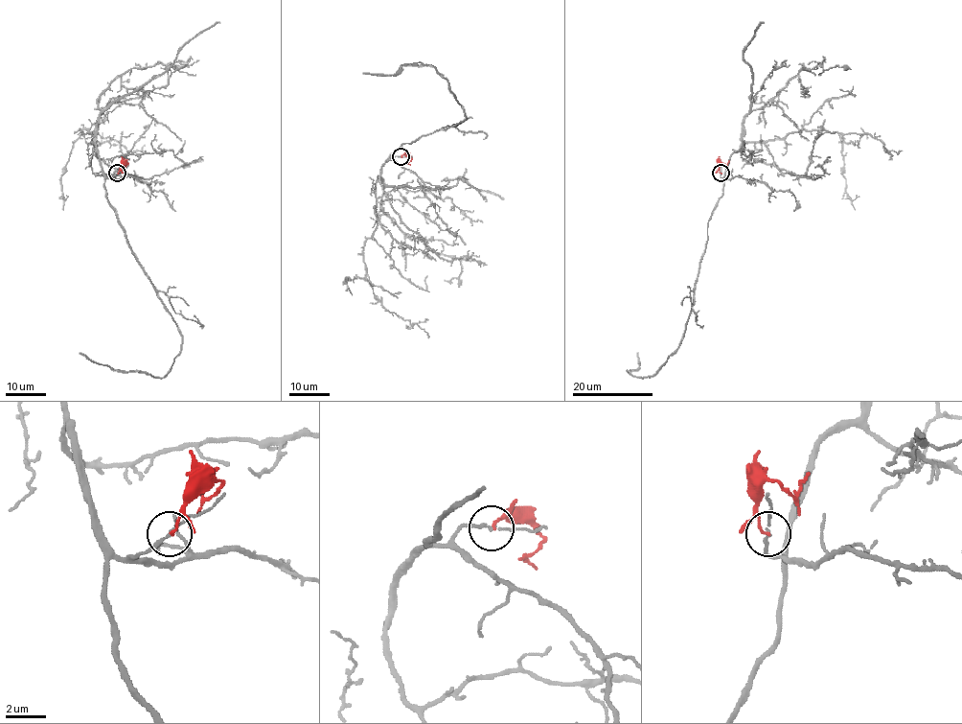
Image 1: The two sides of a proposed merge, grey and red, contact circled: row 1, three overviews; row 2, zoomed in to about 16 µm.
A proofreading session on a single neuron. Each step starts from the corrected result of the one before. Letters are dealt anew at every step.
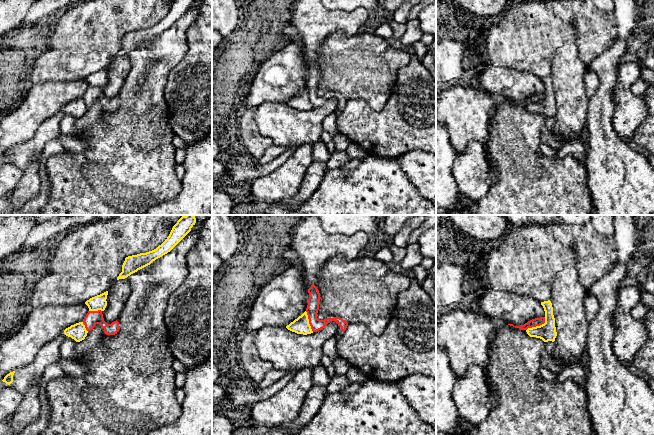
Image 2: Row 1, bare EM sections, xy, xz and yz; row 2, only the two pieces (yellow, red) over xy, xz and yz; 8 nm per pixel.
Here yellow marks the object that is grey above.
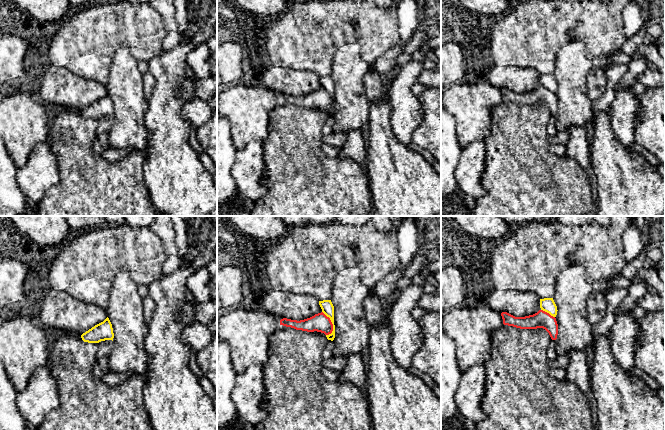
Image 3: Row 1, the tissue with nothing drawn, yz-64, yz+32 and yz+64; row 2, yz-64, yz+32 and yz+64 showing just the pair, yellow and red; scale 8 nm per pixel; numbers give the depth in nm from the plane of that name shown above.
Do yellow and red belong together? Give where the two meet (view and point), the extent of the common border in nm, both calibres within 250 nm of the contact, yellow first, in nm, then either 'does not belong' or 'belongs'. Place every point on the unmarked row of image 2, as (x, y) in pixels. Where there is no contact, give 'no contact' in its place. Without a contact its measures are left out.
yz (537, 102) | 190 nm | 140/70 nm | does not belong

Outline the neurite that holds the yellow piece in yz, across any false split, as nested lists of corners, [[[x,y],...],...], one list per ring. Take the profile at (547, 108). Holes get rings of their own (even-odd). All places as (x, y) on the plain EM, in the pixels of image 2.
[[[548,76],[541,78],[541,81],[545,87],[545,99],[540,102],[528,104],[526,108],[530,113],[540,114],[544,118],[554,118],[557,112],[557,108],[555,103],[555,94],[553,91],[552,79],[550,76]]]

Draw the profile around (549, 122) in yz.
[[[552,117],[545,118],[545,123],[541,128],[541,133],[544,134],[544,133],[551,132],[554,124],[555,124],[554,118]]]

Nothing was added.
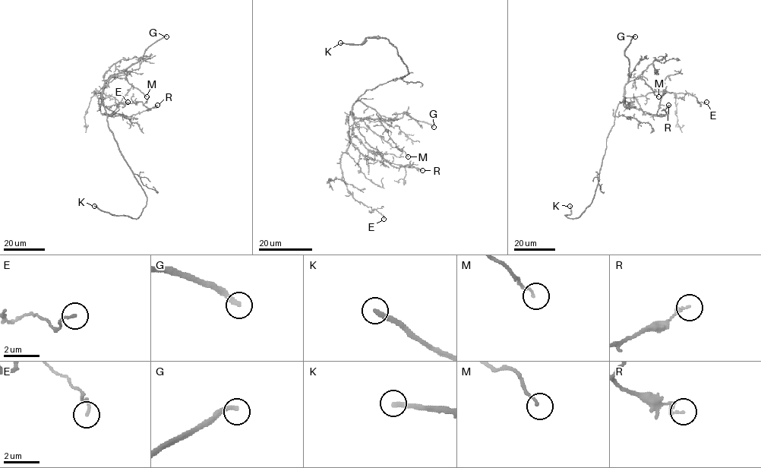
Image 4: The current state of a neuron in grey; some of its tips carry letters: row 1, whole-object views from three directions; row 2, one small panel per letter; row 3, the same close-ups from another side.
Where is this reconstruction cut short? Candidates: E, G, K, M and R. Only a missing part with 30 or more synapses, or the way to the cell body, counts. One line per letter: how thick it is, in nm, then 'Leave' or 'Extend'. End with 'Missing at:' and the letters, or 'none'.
E: Thickness 130 nm. Leave
G: Thickness 260 nm. Extend
K: Thickness 280 nm. Extend
M: Thickness 120 nm. Leave
R: Thickness 180 nm. Leave
Missing at: G, K

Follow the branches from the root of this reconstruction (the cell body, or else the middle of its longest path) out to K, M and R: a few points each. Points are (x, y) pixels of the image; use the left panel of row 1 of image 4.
K: (115, 138), (121, 154), (144, 193), (146, 206), (137, 219), (115, 216), (94, 206)
M: (115, 138), (108, 125), (102, 99), (104, 84), (112, 77), (124, 78), (146, 96)
R: (115, 138), (108, 125), (102, 102), (108, 109), (127, 116), (157, 105)

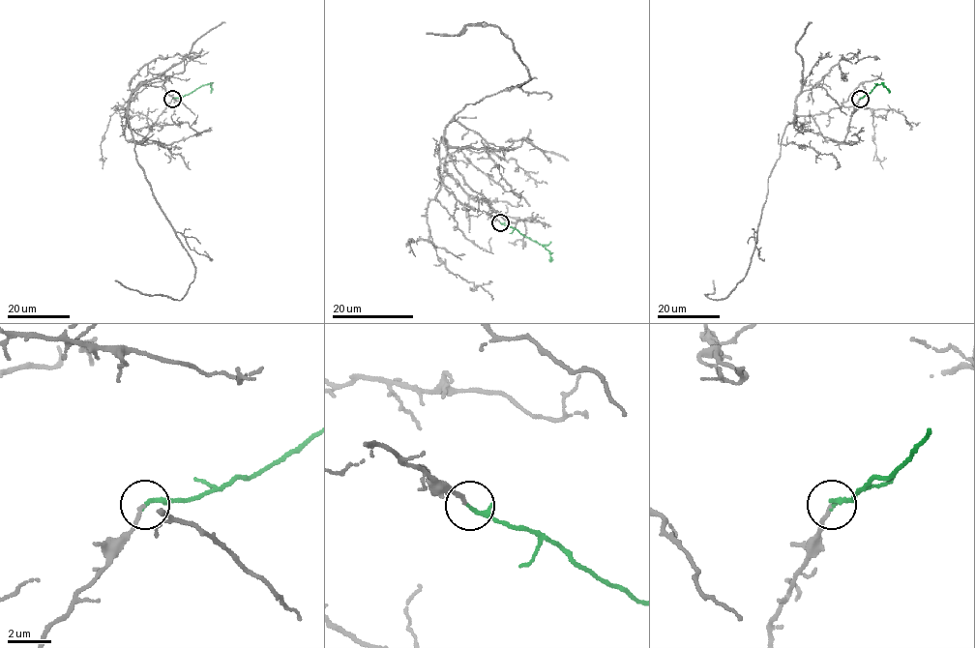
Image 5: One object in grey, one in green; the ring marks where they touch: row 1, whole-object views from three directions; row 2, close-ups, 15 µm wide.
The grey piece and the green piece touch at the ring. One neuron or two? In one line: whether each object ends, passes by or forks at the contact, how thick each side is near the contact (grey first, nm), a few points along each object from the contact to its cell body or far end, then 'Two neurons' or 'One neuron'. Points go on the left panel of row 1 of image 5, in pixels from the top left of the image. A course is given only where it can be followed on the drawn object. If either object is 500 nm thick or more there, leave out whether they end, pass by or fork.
At the ring grey ends. At the ring green ends. Thickness 150 nm (grey) against 200 nm. Course of grey: (172, 98), (143, 138), (125, 139), (125, 115), (138, 165), (194, 280), (182, 299), (115, 280). Course of green: (172, 98), (209, 84), (210, 93). One neuron

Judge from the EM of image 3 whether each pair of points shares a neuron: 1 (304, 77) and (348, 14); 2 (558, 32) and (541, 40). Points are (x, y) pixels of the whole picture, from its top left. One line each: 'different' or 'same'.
1: different
2: same

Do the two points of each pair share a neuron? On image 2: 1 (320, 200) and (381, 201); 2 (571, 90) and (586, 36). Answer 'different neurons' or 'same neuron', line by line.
1: same neuron
2: different neurons

